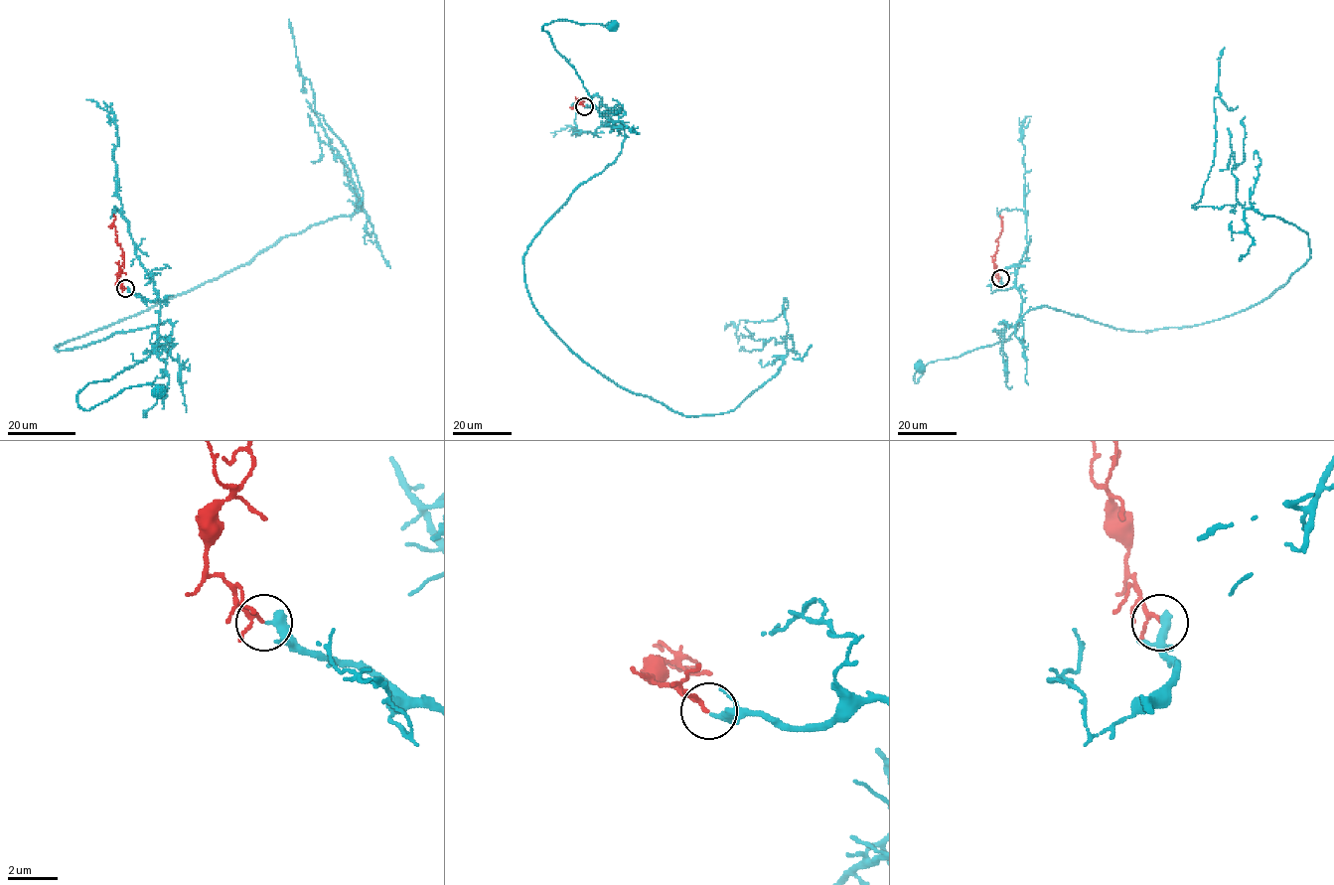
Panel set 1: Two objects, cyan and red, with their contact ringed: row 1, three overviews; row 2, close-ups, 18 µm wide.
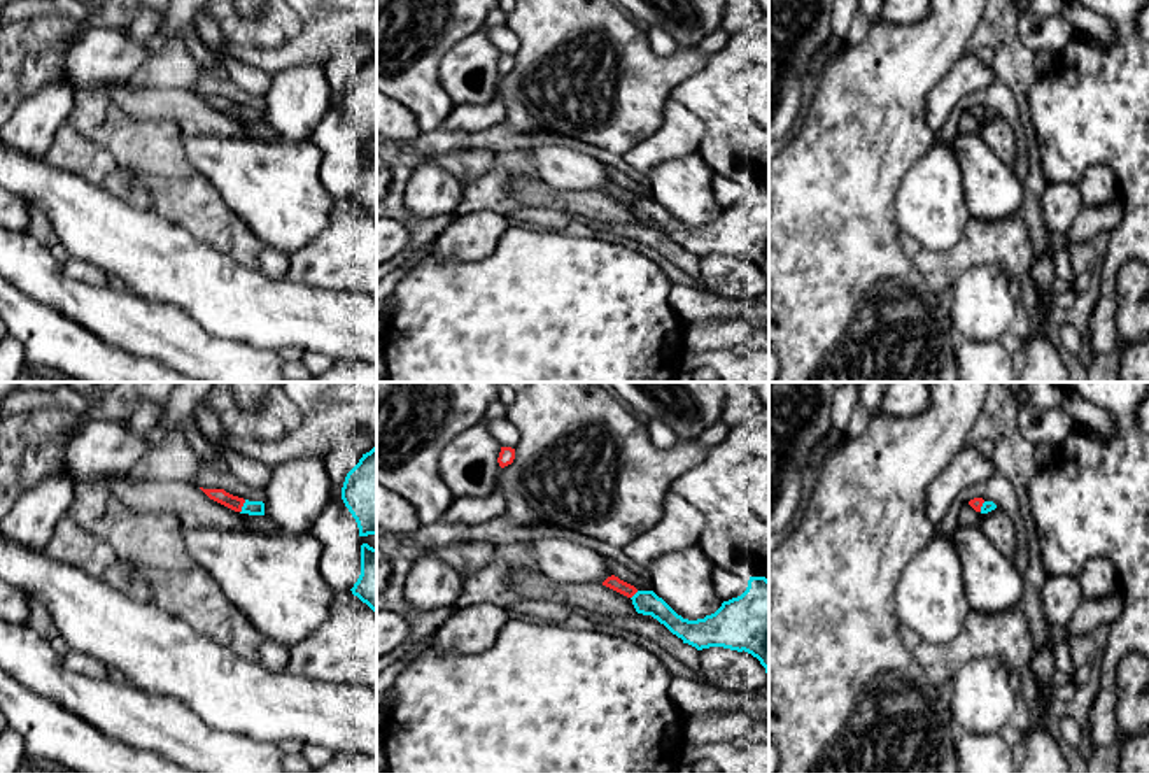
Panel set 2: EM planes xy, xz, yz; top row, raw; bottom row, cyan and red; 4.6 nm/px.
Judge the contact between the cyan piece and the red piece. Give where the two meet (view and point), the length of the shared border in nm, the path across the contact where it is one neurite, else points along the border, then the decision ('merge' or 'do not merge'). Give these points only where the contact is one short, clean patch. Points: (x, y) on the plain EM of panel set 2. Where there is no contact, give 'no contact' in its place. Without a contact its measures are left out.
meets cyan in xy at (242, 114); contact 70 nm long; runs through xy (249, 114), (242, 114), (221, 104); merge

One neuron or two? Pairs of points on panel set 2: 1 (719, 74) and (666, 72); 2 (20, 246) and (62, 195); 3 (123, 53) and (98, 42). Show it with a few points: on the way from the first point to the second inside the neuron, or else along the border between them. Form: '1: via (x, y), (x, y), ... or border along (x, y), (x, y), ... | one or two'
1: border along (710, 56), (701, 70), (690, 74), (668, 97) | two
2: via (86, 305), (174, 307), (177, 304), (130, 256) | one
3: via (118, 53), (109, 53), (104, 48) | one

